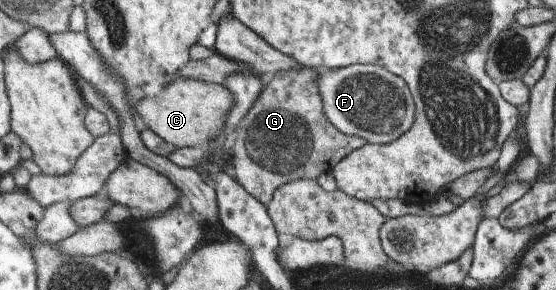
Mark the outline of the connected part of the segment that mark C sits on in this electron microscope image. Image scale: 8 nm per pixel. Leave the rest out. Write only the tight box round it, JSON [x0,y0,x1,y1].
[133,78,232,148]

